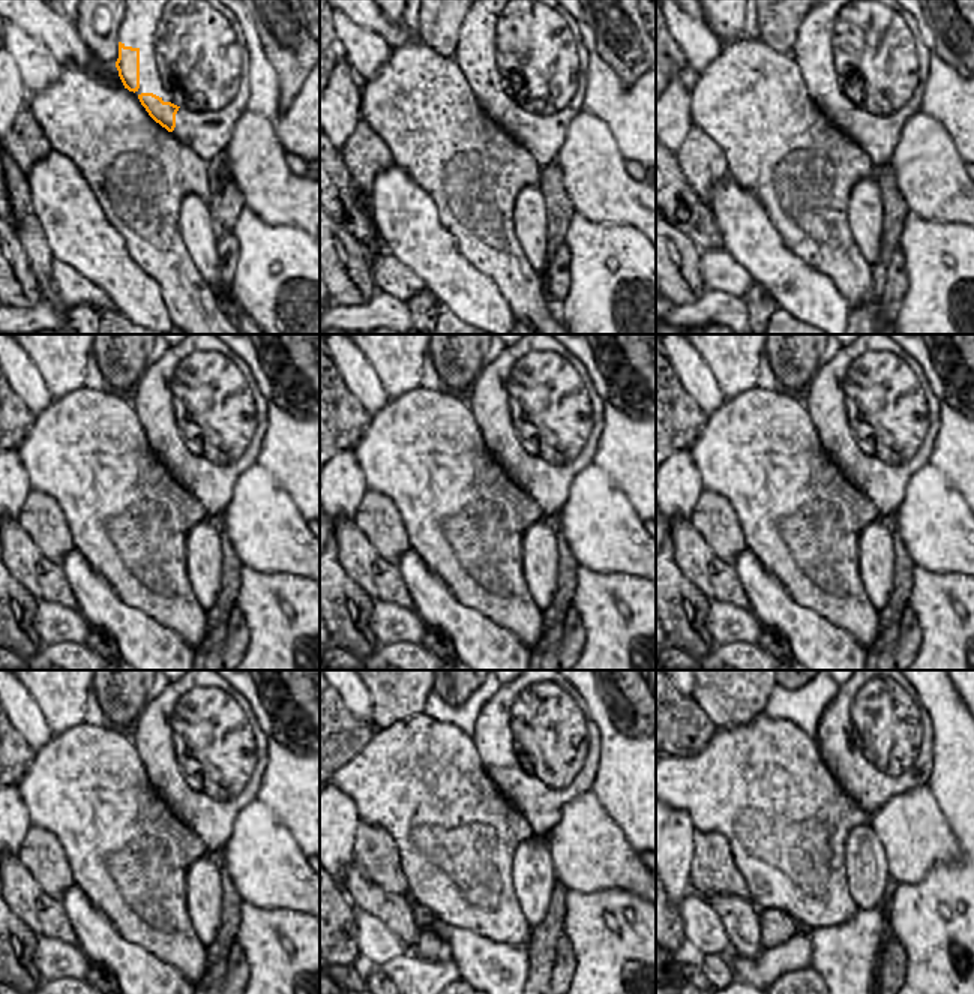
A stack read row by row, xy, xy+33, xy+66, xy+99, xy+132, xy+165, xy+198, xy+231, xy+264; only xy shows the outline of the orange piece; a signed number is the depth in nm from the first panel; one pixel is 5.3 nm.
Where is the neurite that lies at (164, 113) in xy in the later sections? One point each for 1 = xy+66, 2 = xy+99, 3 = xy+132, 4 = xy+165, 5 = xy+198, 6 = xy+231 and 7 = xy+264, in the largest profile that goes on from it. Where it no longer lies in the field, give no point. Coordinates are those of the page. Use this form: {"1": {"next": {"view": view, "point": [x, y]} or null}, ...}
{"1": {"next": {"view": "xy+66", "point": [838, 111]}}, "2": {"next": {"view": "xy+99", "point": [167, 450]}}, "3": {"next": {"view": "xy+132", "point": [503, 450]}}, "4": {"next": {"view": "xy+165", "point": [839, 450]}}, "5": {"next": {"view": "xy+198", "point": [167, 787]}}, "6": {"next": {"view": "xy+231", "point": [517, 784]}}, "7": {"next": {"view": "xy+264", "point": [856, 769]}}}

